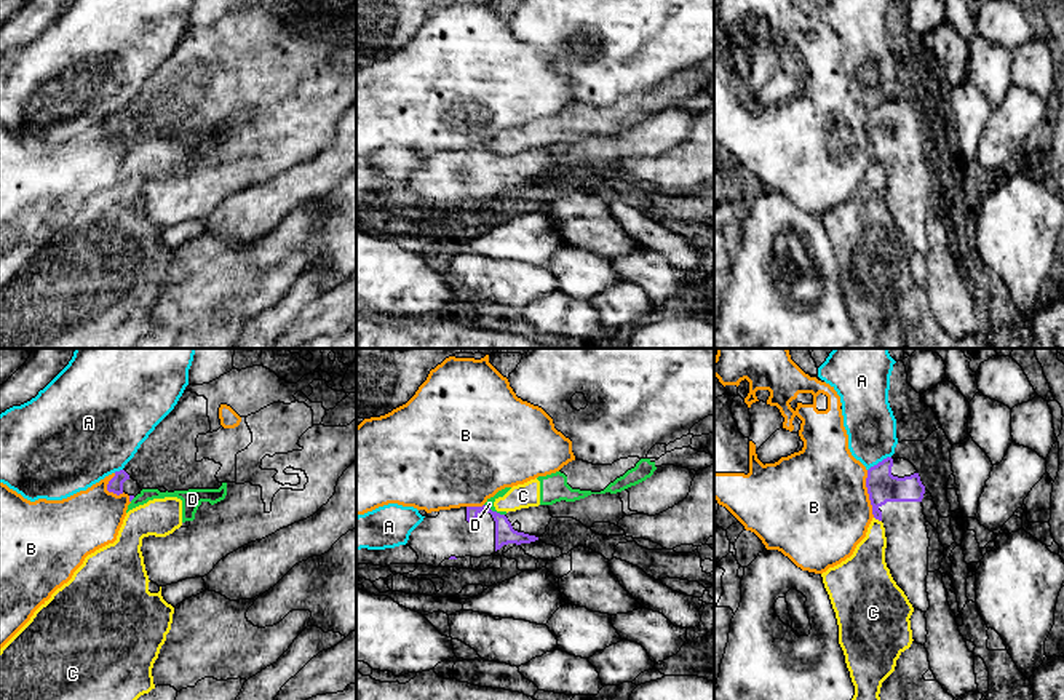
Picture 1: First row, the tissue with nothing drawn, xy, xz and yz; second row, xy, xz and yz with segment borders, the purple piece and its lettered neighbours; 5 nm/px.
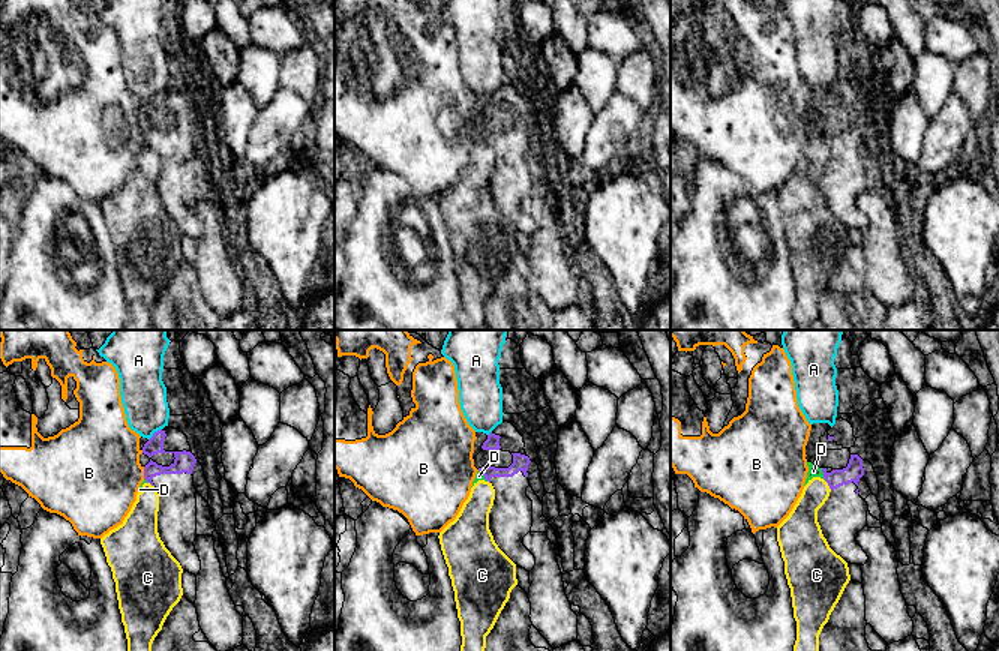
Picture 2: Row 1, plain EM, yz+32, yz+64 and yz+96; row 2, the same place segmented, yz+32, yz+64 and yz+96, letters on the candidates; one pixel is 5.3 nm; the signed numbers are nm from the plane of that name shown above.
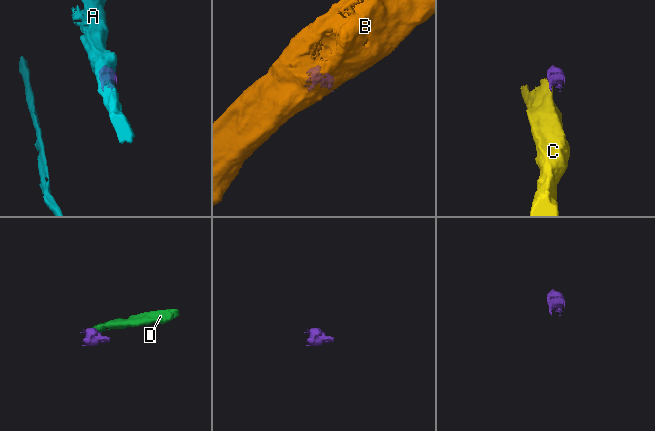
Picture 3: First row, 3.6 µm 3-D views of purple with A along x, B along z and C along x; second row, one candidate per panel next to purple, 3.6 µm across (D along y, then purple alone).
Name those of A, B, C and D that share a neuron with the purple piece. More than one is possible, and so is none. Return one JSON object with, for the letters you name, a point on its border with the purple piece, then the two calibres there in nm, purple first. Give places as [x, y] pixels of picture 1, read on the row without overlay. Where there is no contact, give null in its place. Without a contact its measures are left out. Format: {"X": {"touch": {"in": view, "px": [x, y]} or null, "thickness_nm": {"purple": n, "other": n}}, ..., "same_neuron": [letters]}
{"same_neuron": []}

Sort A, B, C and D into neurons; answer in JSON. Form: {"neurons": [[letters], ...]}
{"neurons": [["A"], ["B"], ["C", "D"]]}

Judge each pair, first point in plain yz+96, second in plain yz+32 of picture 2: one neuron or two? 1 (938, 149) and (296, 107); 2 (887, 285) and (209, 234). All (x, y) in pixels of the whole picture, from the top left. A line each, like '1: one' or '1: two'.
1: one
2: one

